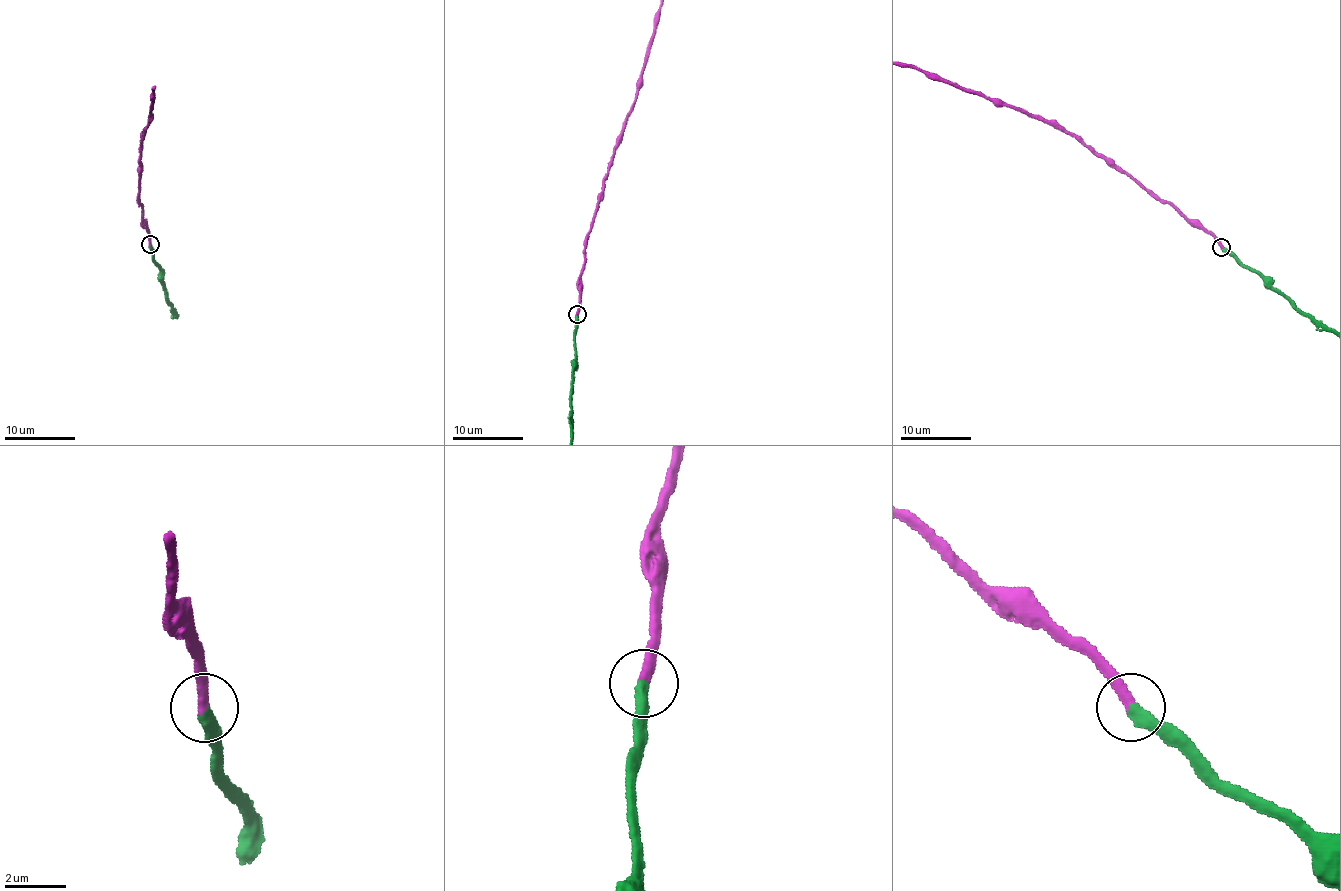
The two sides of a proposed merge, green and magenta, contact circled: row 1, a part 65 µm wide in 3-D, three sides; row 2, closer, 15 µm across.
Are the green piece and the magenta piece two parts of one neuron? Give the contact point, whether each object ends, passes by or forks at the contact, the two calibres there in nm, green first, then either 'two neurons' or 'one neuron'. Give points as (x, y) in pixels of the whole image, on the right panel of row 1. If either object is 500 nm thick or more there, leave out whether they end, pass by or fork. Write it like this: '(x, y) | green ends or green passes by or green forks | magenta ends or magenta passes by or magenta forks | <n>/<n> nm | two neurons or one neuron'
(1221, 247) | green ends | magenta ends | 400/320 nm | one neuron

